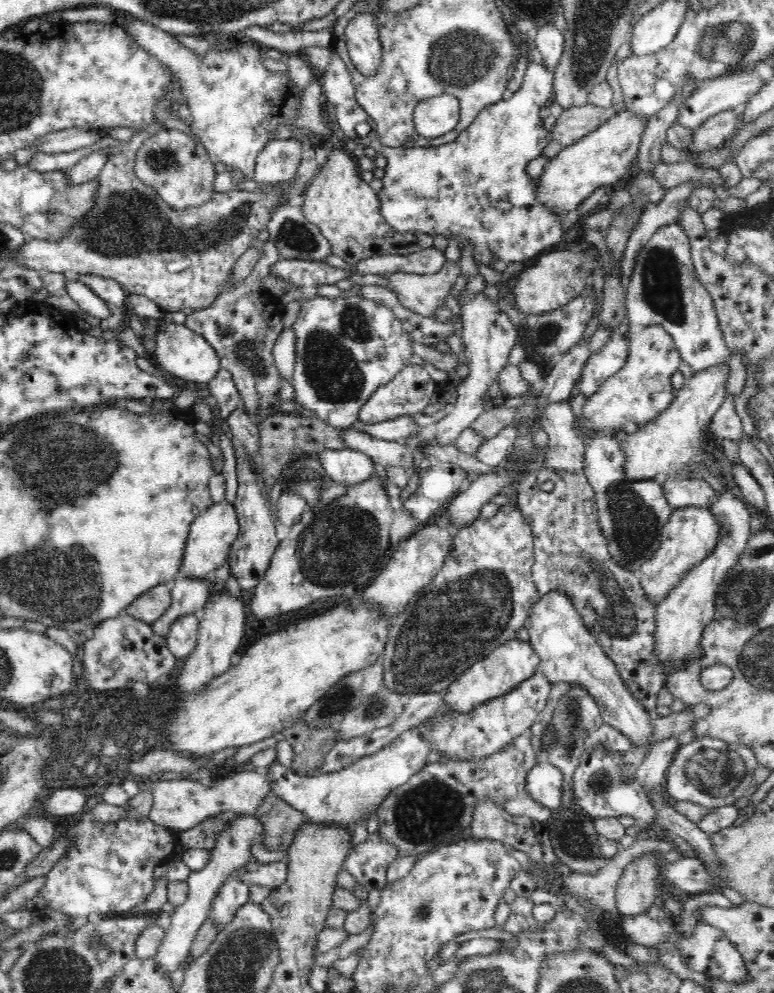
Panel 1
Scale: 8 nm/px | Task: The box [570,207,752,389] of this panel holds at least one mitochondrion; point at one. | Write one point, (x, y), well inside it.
(661, 288)

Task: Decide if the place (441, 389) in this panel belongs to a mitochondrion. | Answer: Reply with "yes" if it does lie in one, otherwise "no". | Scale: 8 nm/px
no

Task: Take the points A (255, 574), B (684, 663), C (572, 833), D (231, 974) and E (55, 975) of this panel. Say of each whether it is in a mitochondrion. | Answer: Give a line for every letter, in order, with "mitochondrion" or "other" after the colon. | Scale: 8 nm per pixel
A: other
B: other
C: mitochondrion
D: mitochondrion
E: mitochondrion

